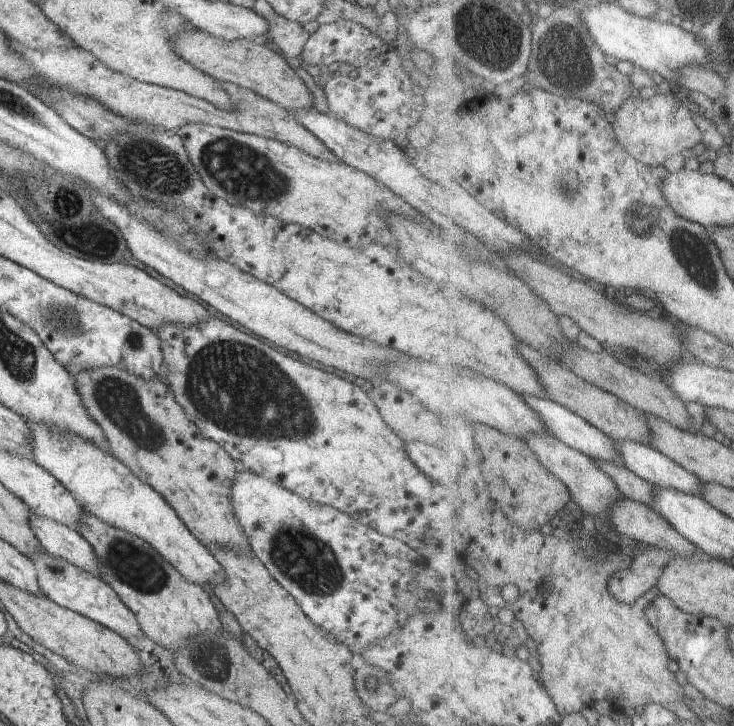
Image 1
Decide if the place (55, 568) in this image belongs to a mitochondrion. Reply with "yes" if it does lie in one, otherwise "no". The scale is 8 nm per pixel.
yes

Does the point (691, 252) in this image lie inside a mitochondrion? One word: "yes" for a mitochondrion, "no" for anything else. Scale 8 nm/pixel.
yes

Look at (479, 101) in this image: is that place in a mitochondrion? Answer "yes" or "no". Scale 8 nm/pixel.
no

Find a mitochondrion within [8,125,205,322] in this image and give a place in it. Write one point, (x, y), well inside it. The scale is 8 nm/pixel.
(156, 169)

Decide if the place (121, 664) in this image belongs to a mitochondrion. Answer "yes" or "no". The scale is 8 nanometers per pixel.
no

